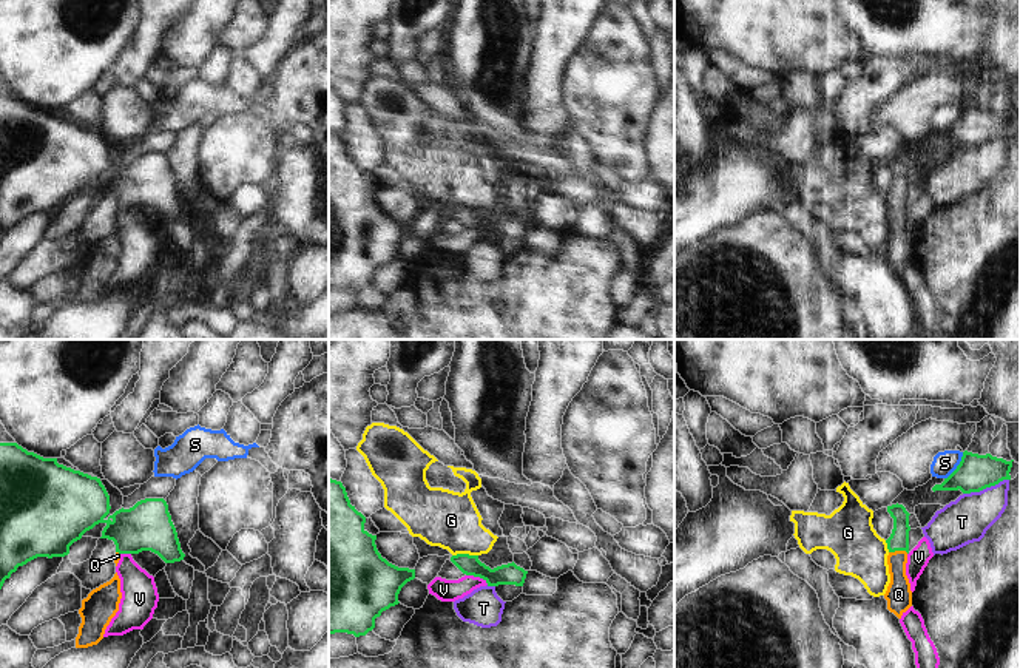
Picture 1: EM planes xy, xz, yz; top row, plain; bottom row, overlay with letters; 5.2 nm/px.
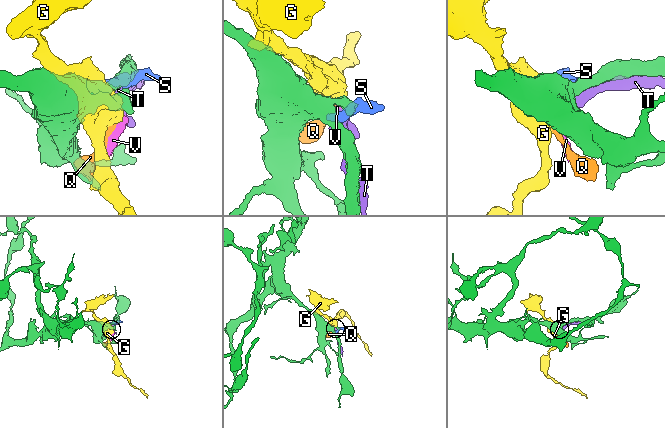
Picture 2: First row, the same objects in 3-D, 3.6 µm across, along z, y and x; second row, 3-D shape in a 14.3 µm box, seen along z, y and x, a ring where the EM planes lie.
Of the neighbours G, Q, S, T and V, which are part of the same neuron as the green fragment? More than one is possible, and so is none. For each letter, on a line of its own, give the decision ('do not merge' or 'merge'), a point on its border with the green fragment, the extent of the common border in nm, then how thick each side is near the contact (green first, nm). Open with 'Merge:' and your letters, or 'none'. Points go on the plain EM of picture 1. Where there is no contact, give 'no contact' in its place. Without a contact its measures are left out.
Merge: Q
G: do not merge; meets green in xz at (465, 209); contact 140 nm long; 110 nm thick on the green side, 300 nm on the other
Q: merge; meets green in yz at (898, 204); contact 100 nm long; 110 nm thick on the green side, 140 nm on the other
S: do not merge; meets green in yz at (957, 121); contact 170 nm long; 190 nm thick on the green side, 120 nm on the other
T: do not merge; meets green in yz at (985, 142); contact 260 nm long; 190 nm thick on the green side, 240 nm on the other
V: do not merge; meets green in xz at (477, 230); contact 130 nm long; 110 nm thick on the green side, 110 nm on the other

